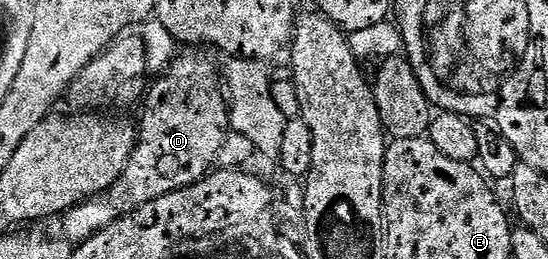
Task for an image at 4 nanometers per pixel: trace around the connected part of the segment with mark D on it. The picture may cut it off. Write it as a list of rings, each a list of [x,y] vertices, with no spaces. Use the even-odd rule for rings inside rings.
[[[180,55],[155,80],[156,82],[151,82],[143,102],[144,118],[138,121],[136,149],[120,178],[100,196],[93,197],[63,214],[63,236],[69,242],[89,241],[96,233],[115,224],[121,217],[127,217],[128,214],[146,207],[146,203],[154,203],[154,199],[162,199],[162,195],[170,195],[179,189],[197,185],[217,168],[220,152],[230,132],[230,105],[222,88],[222,73],[218,65],[204,57]]]

